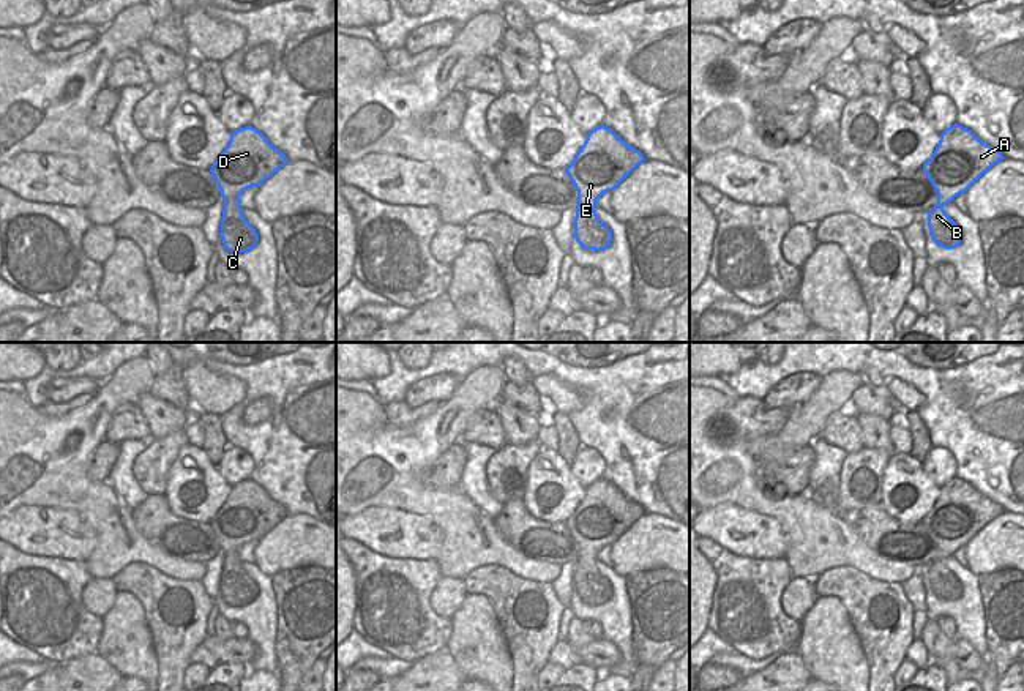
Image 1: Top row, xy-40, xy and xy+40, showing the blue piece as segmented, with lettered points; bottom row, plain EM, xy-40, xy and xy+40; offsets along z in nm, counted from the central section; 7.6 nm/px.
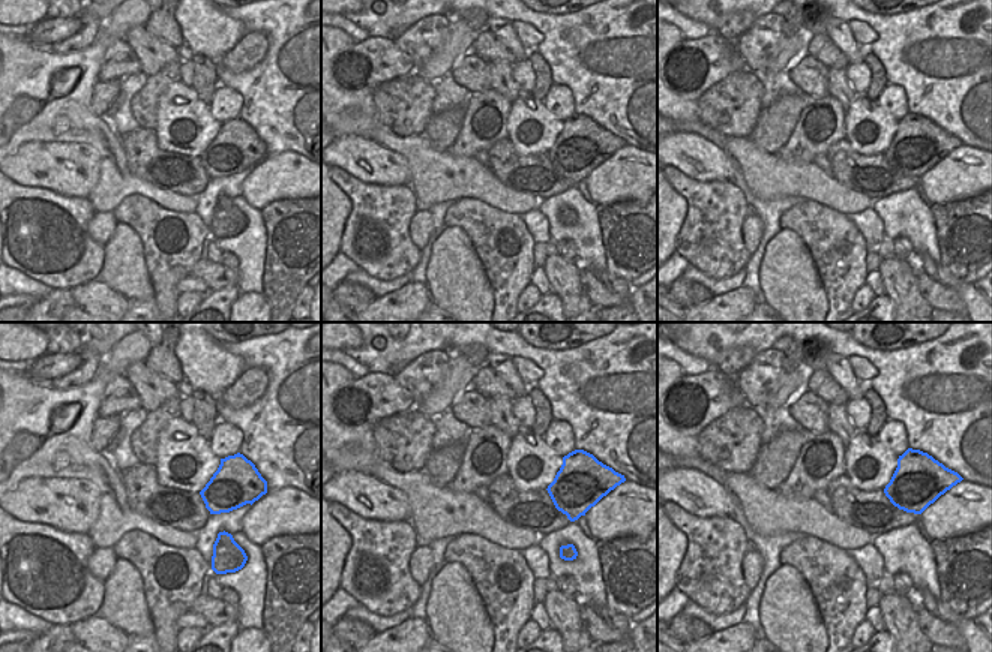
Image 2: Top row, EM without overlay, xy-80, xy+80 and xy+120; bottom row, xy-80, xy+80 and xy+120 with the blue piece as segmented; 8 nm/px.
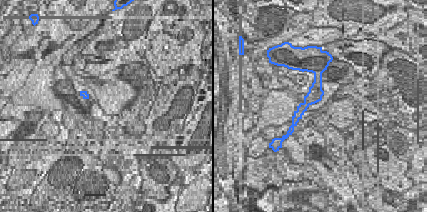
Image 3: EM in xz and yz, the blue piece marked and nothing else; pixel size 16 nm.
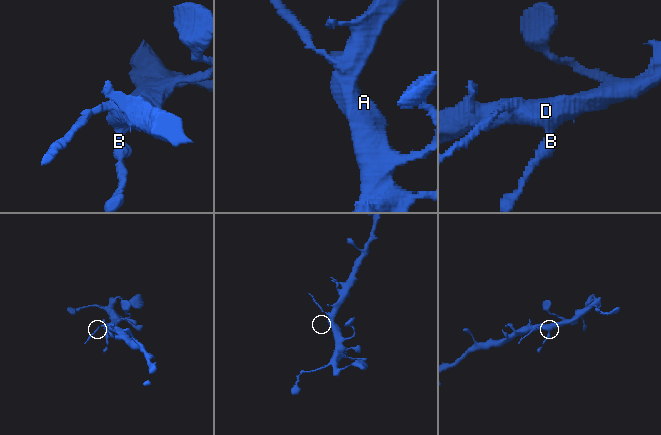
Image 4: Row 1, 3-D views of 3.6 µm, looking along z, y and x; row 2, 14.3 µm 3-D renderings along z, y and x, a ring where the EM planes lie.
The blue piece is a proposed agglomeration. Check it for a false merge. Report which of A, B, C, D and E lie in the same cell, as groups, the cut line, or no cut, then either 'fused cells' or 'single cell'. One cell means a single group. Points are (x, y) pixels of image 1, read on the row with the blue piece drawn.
A B C D E; no cut; single cell

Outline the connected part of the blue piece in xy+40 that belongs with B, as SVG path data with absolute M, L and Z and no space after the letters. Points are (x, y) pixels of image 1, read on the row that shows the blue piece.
M958 123L940 134L934 153L923 164L923 172L937 192L937 205L928 211L929 235L936 245L945 249L961 245L961 229L944 207L1002 159L999 150Z

